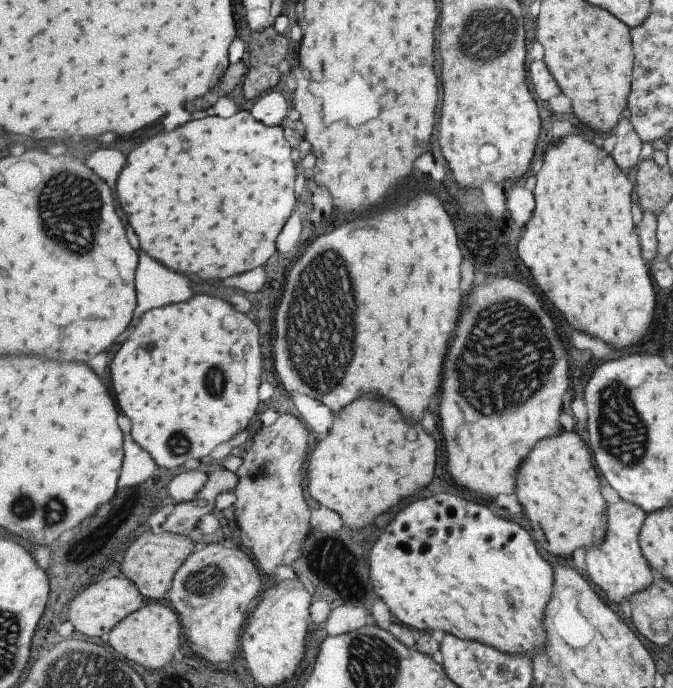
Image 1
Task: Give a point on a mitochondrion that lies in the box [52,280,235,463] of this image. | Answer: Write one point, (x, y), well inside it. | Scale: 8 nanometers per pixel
(214, 381)

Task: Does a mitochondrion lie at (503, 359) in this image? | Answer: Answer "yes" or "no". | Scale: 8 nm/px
yes

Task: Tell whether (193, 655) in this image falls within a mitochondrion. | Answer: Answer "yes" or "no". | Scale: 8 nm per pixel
no

